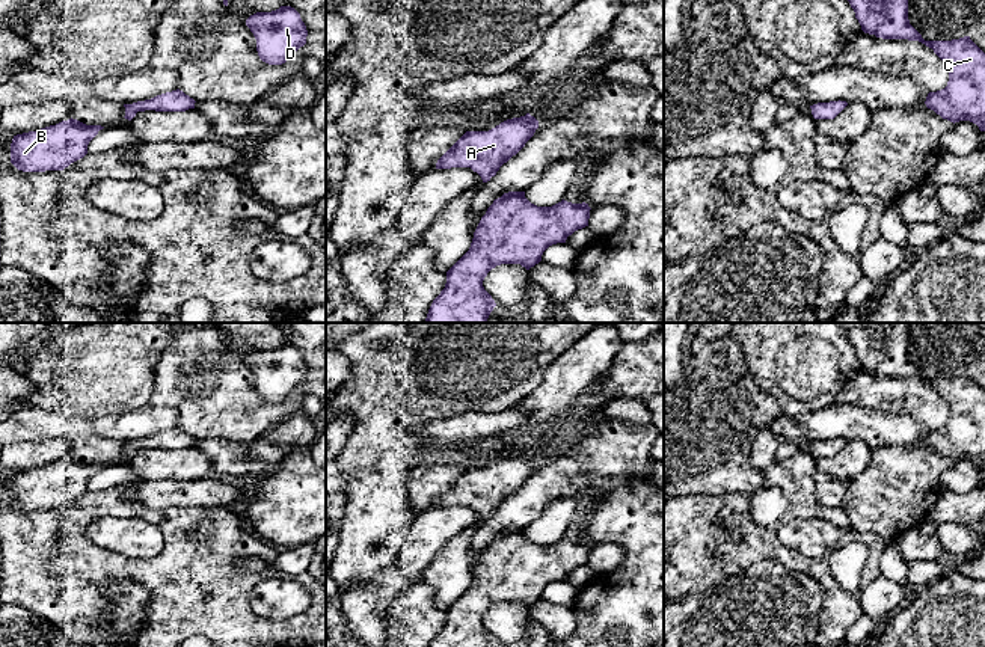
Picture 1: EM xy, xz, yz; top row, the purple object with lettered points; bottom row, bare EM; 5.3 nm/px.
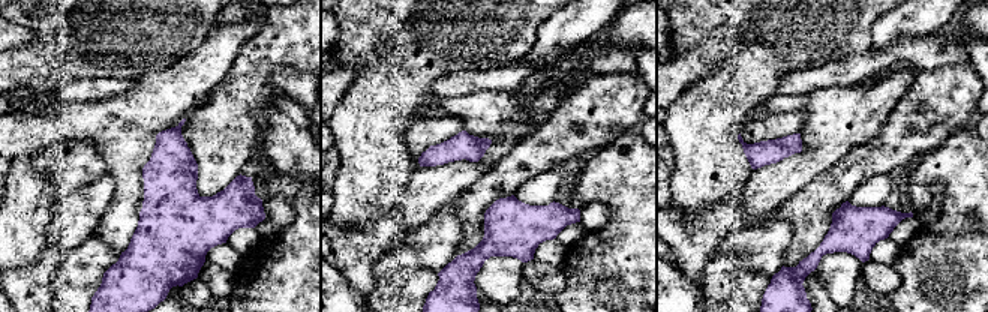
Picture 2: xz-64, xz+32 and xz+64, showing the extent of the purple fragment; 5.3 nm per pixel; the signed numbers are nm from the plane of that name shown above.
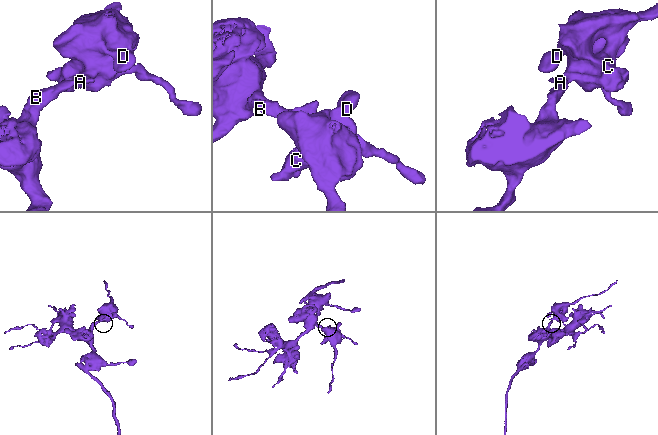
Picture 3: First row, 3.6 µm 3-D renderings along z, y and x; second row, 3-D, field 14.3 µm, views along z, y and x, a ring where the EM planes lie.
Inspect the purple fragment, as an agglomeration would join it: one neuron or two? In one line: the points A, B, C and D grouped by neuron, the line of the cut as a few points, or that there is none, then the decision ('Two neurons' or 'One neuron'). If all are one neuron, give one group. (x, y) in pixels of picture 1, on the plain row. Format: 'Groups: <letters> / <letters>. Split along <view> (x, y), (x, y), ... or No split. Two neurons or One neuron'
Groups: A B C D. No split. One neuron

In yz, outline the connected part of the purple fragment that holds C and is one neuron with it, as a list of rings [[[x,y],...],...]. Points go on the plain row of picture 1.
[[[839,323],[861,368],[882,377],[919,379],[949,404],[947,424],[929,430],[926,445],[950,460],[970,458],[985,469],[985,391],[964,374],[925,379],[910,362],[911,323]]]

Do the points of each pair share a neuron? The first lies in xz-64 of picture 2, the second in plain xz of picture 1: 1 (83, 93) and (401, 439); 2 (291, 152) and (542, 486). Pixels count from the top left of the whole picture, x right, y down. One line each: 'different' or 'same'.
1: different
2: same

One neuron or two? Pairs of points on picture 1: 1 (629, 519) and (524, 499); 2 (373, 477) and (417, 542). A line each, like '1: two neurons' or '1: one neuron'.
1: two neurons
2: two neurons

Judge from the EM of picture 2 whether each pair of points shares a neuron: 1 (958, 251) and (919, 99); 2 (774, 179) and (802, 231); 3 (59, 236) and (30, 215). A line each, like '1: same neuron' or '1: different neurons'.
1: different neurons
2: different neurons
3: different neurons

